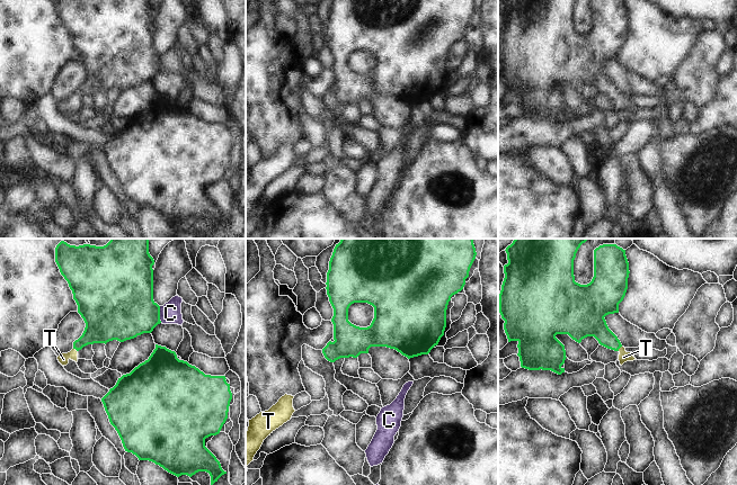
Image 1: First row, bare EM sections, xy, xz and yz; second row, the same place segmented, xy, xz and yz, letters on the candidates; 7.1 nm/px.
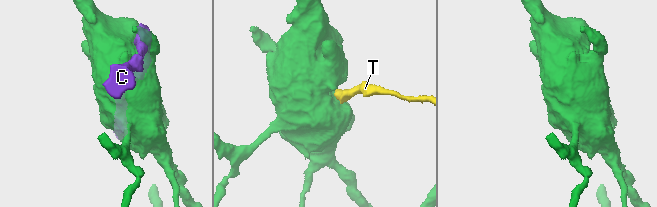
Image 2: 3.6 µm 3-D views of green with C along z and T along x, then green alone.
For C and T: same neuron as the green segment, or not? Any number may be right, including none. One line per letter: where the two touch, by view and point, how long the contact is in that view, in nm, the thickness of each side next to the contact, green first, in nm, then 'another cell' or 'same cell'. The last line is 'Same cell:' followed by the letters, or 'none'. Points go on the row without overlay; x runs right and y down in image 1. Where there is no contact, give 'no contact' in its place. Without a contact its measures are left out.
C: xy (159, 62) | 120 nm | 420/160 nm | another cell
T: yz (620, 95) | 50 nm | 180/80 nm | same cell
Same cell: T

